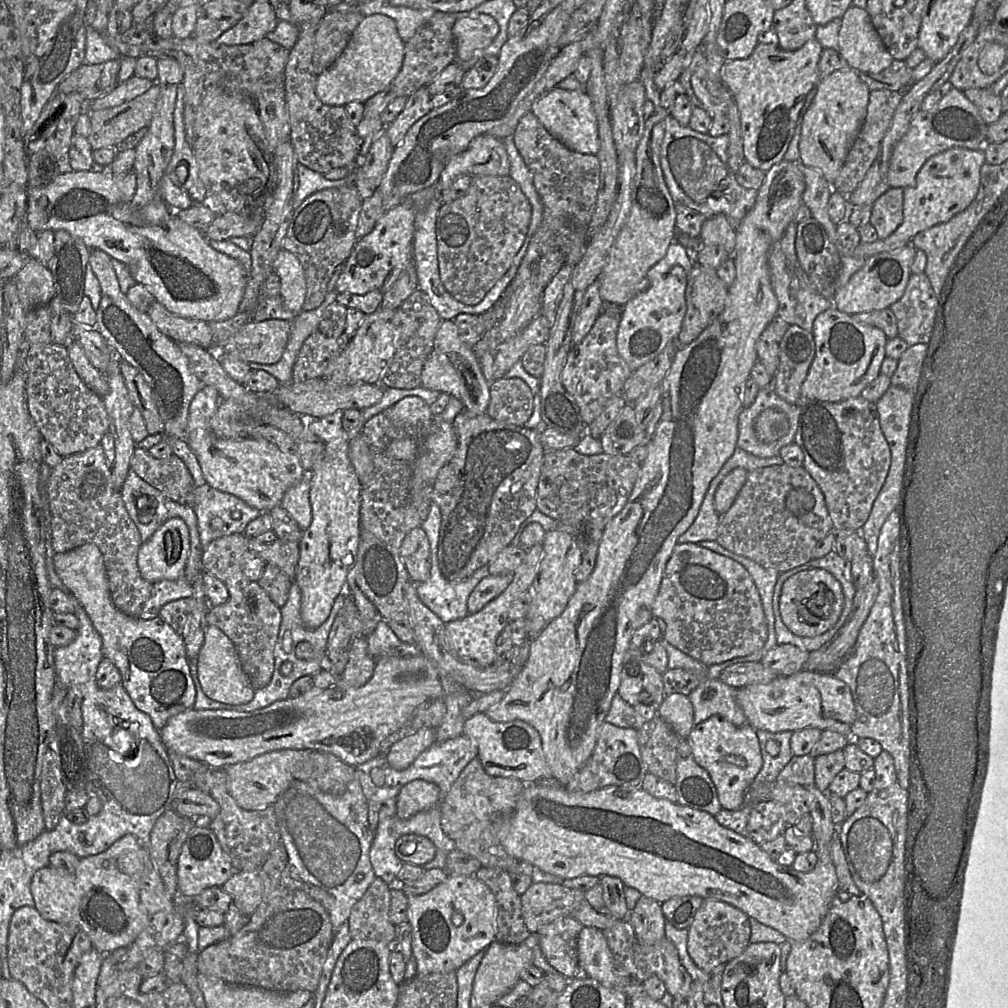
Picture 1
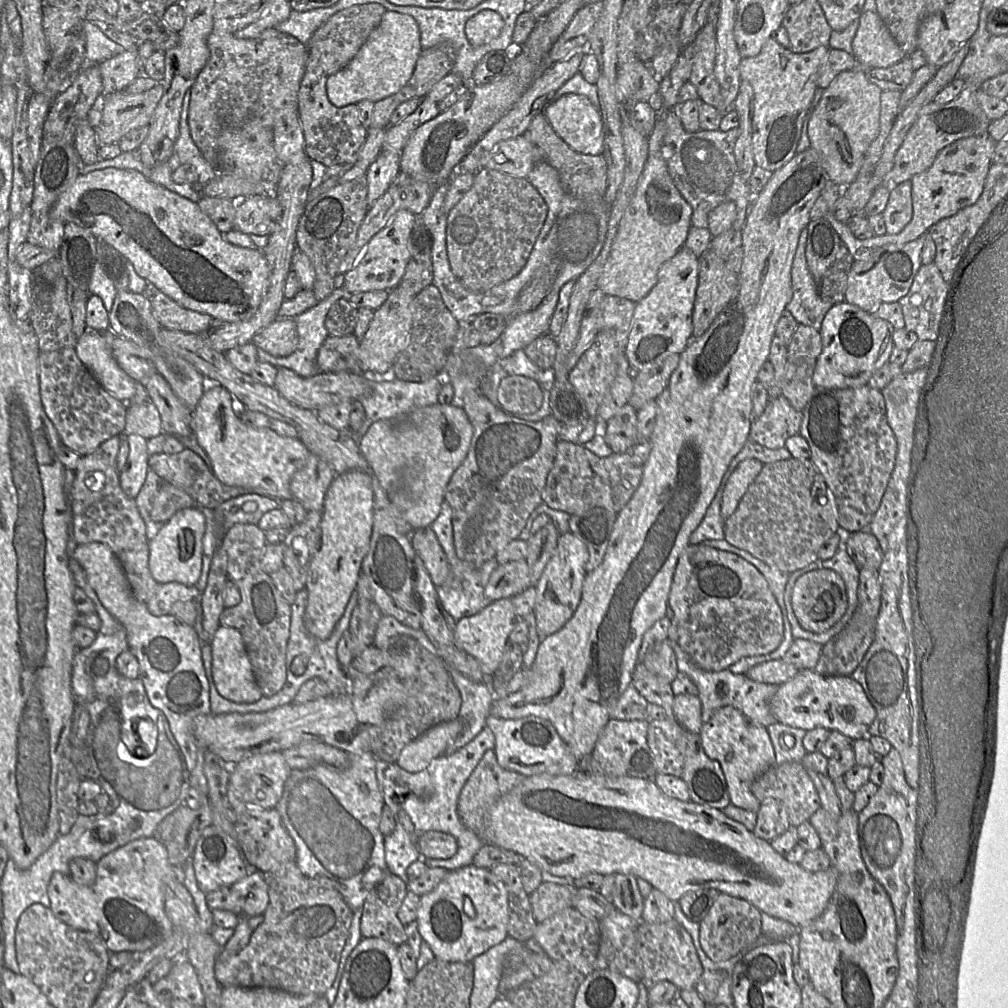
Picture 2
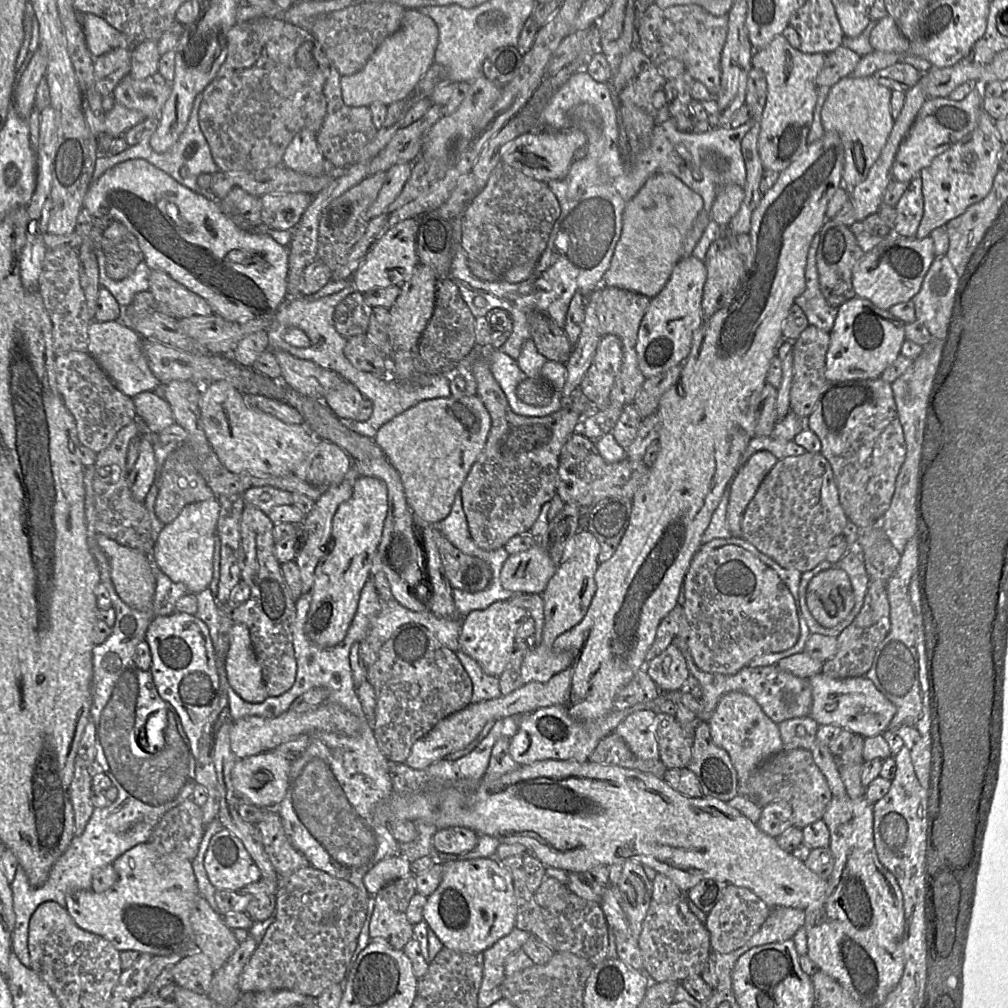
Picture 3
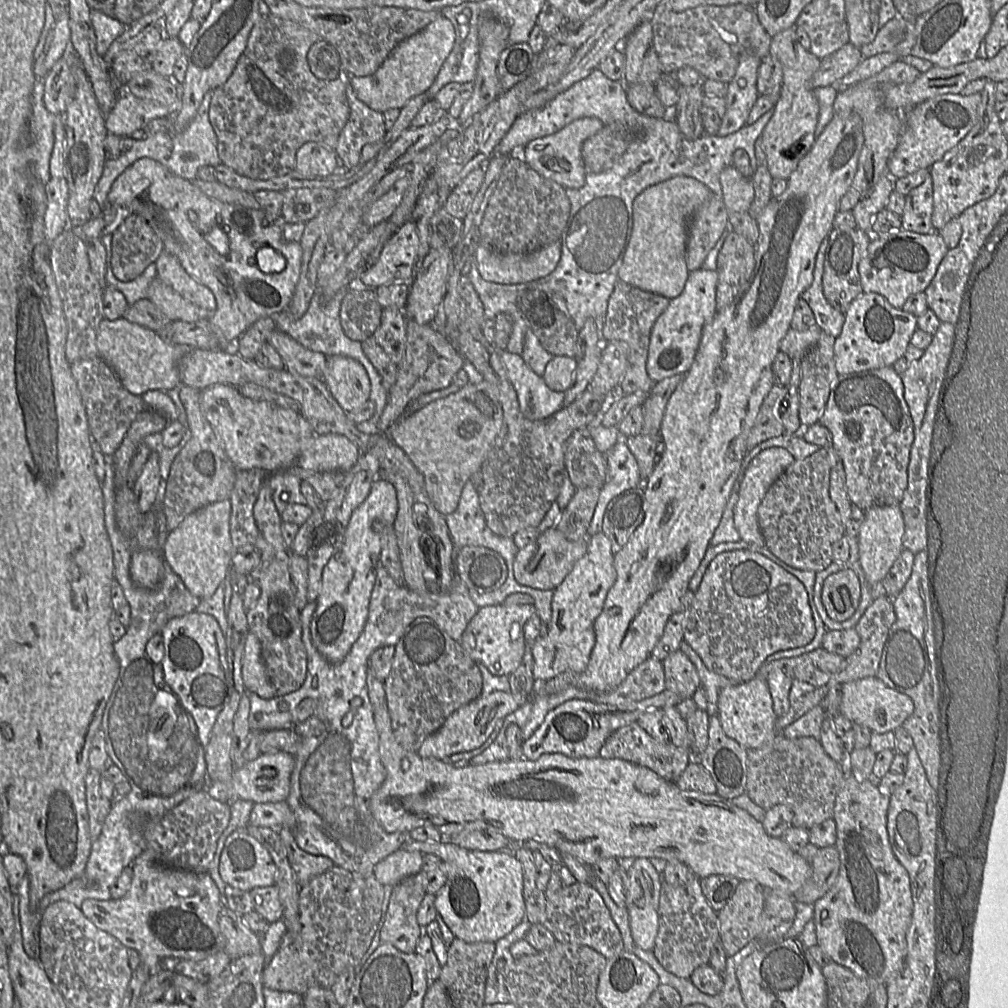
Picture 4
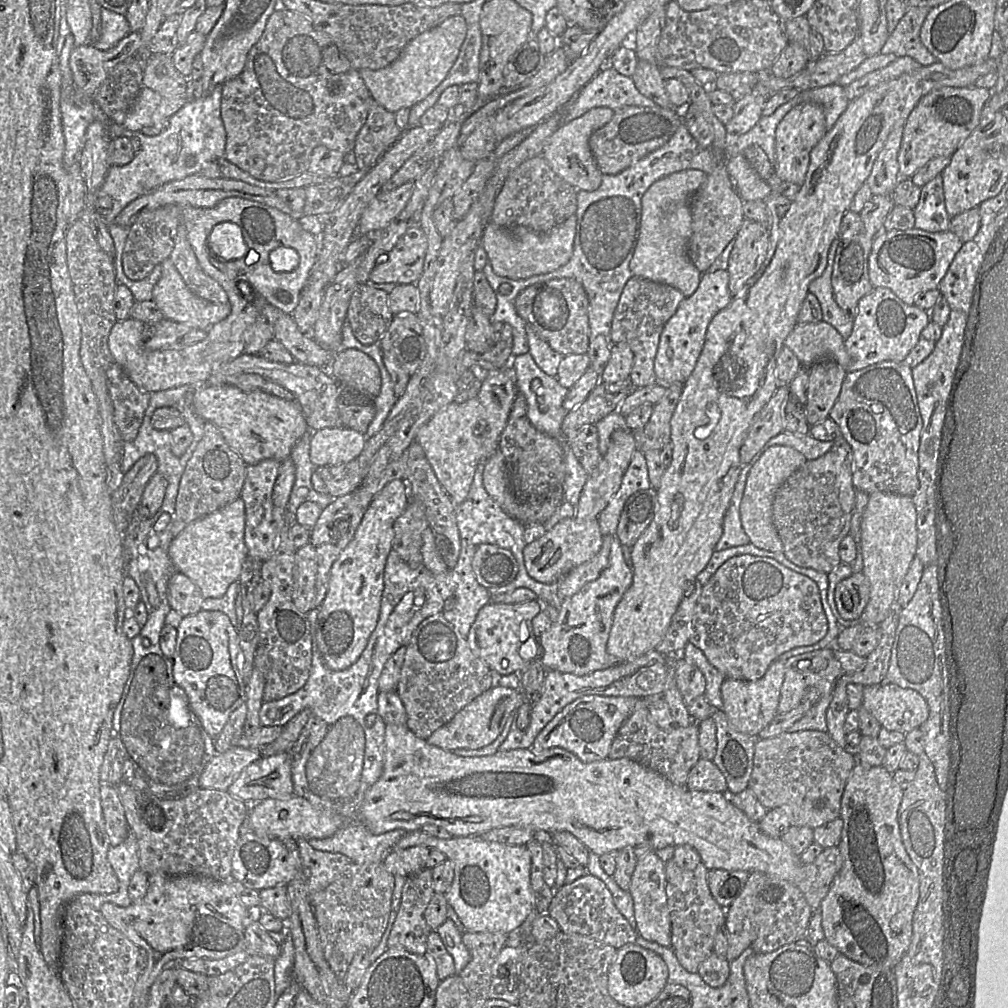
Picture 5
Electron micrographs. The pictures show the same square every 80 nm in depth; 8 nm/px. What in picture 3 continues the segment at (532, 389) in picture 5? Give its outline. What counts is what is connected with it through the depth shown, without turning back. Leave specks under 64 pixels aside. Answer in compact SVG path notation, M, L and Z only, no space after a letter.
M493 350L489 356L492 374L503 392L514 413L525 417L545 417L561 409L561 392L548 391L548 403L544 406L532 406L519 400L516 388L527 378L518 367L516 360L503 353Z

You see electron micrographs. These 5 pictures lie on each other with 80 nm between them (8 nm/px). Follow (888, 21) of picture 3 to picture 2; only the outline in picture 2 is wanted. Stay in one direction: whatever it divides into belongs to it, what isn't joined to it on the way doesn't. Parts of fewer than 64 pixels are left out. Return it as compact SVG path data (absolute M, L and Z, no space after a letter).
M863 11L858 19L852 54L867 69L886 68L905 58L879 15L870 11Z

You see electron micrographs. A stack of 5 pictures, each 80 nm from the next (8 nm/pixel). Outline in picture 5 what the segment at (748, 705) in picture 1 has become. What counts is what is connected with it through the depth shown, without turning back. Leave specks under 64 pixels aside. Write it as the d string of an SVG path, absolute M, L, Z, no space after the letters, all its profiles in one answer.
M889 683L864 686L861 708L868 711L883 729L901 733L918 729L929 716L928 704L918 692Z

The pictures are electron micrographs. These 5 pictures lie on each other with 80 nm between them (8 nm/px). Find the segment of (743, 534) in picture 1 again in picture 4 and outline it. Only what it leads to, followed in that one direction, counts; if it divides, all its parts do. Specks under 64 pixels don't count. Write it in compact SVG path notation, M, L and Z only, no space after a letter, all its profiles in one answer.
M832 448L794 461L770 486L758 508L765 547L787 566L819 572L833 563L833 544L841 539L853 513L843 463Z

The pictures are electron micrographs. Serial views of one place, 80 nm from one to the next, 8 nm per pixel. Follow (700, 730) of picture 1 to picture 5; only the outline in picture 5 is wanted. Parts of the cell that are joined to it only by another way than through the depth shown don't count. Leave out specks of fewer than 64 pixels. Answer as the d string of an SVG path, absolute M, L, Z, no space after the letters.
M776 660L767 669L764 676L757 680L736 680L726 678L721 686L723 701L722 710L725 712L733 729L754 737L765 728L778 714L781 687L786 674L786 660Z

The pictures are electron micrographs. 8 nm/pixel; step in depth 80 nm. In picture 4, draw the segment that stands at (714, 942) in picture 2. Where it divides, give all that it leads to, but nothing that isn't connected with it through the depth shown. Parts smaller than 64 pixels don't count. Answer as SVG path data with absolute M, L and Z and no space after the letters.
M741 881L728 903L717 912L719 920L719 940L727 957L734 956L749 942L757 939L760 917L764 906L762 889L756 881Z

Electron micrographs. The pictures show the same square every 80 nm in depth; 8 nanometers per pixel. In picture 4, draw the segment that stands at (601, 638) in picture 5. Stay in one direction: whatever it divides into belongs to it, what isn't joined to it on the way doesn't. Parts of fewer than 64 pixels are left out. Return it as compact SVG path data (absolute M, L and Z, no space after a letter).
M602 533L590 536L584 556L553 590L551 621L546 635L540 636L531 647L533 676L537 682L549 680L563 672L581 673L586 669L595 645L594 623L615 580L611 541Z

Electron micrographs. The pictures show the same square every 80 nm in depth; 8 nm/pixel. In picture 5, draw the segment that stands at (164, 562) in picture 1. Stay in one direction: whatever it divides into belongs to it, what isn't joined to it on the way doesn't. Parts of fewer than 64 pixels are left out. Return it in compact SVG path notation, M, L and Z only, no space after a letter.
M240 498L223 508L190 523L169 546L169 556L178 571L187 576L201 591L204 599L220 598L225 595L228 587L239 580L243 564L248 558L244 541L245 504Z

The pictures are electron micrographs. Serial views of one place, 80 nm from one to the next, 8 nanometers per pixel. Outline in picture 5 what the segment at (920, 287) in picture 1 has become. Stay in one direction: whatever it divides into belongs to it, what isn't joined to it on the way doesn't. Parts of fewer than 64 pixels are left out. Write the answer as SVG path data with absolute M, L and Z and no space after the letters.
M973 240L965 242L938 284L941 297L952 311L969 311L985 253Z

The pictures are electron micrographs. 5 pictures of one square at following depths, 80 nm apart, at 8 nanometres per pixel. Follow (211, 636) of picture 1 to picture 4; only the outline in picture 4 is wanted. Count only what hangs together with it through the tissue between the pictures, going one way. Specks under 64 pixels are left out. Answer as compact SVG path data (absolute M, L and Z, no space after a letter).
M248 632L245 638L241 657L241 676L245 691L254 693L262 699L275 697L275 688L261 655L261 644L253 632Z

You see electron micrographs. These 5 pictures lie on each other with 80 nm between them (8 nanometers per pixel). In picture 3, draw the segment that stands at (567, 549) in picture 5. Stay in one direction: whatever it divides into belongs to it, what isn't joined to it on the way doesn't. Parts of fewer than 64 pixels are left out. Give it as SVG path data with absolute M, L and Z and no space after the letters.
M535 544L508 557L499 574L500 583L515 593L542 594L556 566L549 553Z

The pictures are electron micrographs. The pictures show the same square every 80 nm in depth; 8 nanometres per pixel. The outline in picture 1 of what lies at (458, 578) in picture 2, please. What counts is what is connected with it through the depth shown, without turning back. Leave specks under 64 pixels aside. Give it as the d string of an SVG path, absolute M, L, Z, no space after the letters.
M483 566L471 577L459 583L450 584L437 570L432 569L427 581L417 583L417 594L425 606L444 623L449 623L469 614L468 597L478 583L488 576L489 568Z

